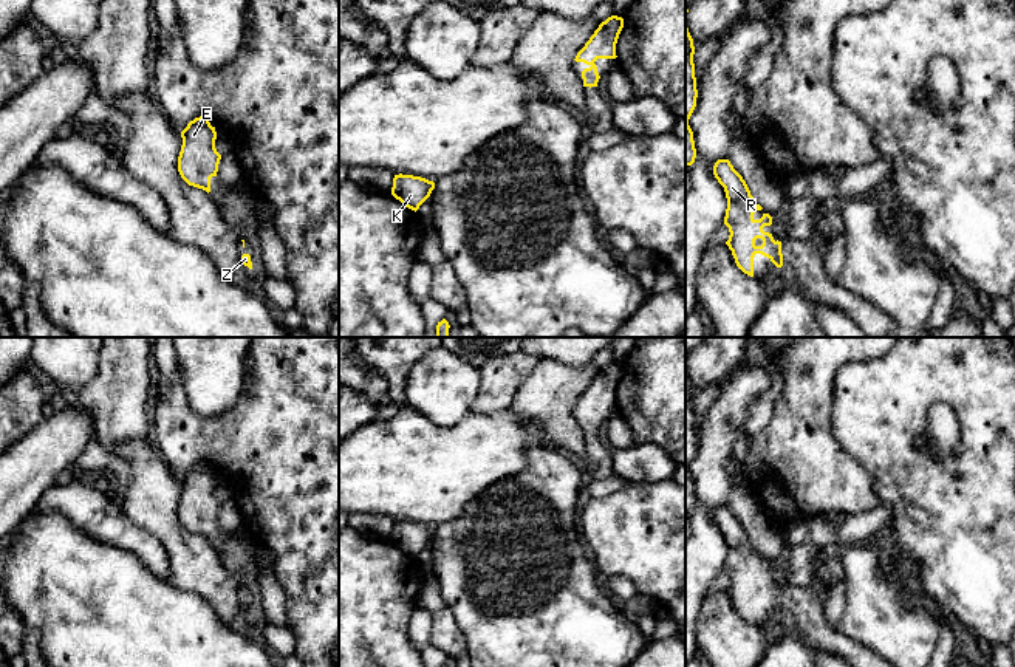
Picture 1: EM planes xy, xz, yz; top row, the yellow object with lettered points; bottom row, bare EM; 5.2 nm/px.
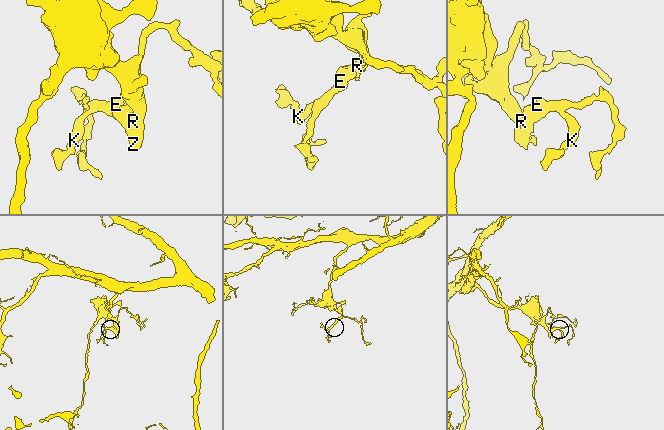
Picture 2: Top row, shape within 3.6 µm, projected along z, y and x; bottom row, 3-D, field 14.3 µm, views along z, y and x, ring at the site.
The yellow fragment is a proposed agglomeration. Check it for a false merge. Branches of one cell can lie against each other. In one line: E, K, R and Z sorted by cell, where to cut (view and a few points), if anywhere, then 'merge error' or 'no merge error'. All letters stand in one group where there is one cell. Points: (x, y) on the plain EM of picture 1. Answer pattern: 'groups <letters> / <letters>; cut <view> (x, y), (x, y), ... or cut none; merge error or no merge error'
groups E K R Z; cut none; no merge error

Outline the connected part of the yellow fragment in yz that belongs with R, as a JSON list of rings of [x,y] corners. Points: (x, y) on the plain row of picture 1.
[[[718,506],[713,512],[713,522],[726,539],[724,571],[730,579],[726,591],[732,597],[736,613],[754,624],[754,604],[761,600],[781,614],[781,588],[775,588],[772,580],[763,577],[764,573],[772,571],[772,563],[763,560],[760,566],[754,565],[754,560],[763,554],[755,549],[743,523],[729,506]]]

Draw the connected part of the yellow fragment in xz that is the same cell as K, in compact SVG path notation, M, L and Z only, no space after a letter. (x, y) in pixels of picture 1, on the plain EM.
M395 522L391 542L405 554L418 557L419 552L430 543L435 529L413 522Z

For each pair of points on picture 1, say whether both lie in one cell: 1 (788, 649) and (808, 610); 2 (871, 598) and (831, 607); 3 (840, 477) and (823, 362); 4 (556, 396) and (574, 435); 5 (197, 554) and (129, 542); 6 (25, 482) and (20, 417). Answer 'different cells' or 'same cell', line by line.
1: different cells
2: different cells
3: same cell
4: same cell
5: different cells
6: different cells

